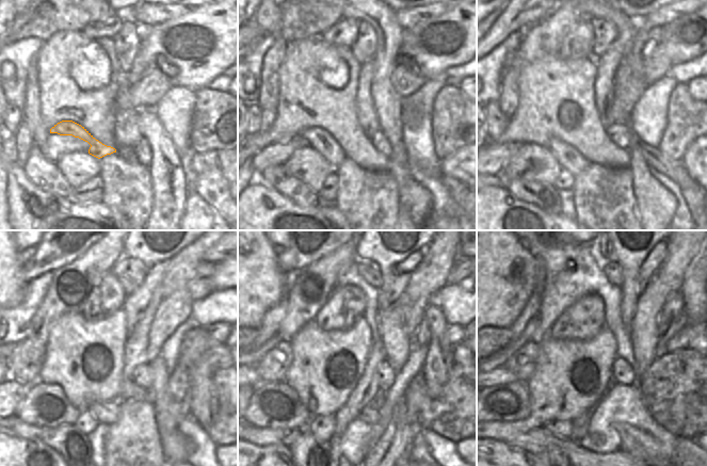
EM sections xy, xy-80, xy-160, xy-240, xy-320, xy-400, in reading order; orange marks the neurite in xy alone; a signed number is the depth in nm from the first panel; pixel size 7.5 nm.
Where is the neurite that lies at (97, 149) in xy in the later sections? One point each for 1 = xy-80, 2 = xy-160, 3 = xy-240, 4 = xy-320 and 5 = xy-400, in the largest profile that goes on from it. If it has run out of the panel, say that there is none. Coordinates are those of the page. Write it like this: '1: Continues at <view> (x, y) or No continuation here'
1: Continues at xy-80 (319, 139)
2: Continues at xy-160 (568, 158)
3: Continues at xy-240 (105, 412)
4: Continues at xy-320 (369, 414)
5: Continues at xy-400 (638, 444)

